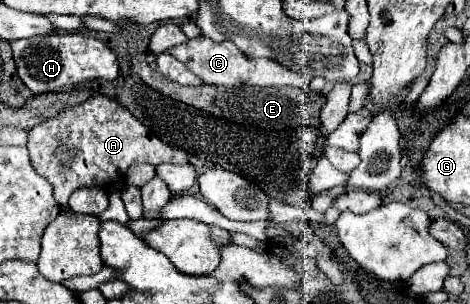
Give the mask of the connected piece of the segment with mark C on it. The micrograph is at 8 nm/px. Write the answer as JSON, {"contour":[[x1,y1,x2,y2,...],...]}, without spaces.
{"contour":[[200,36,200,38,188,40,186,44,174,46,172,50,168,50,168,54,174,56,176,60,180,60,188,70,192,70,206,84,216,84,216,86,248,84,248,86,278,86,278,88,304,88,304,90,308,88,310,92,313,92,309,86,310,76,288,70,286,66,282,66,280,62,270,60,270,58,246,58,232,40,214,42,206,36]]}

